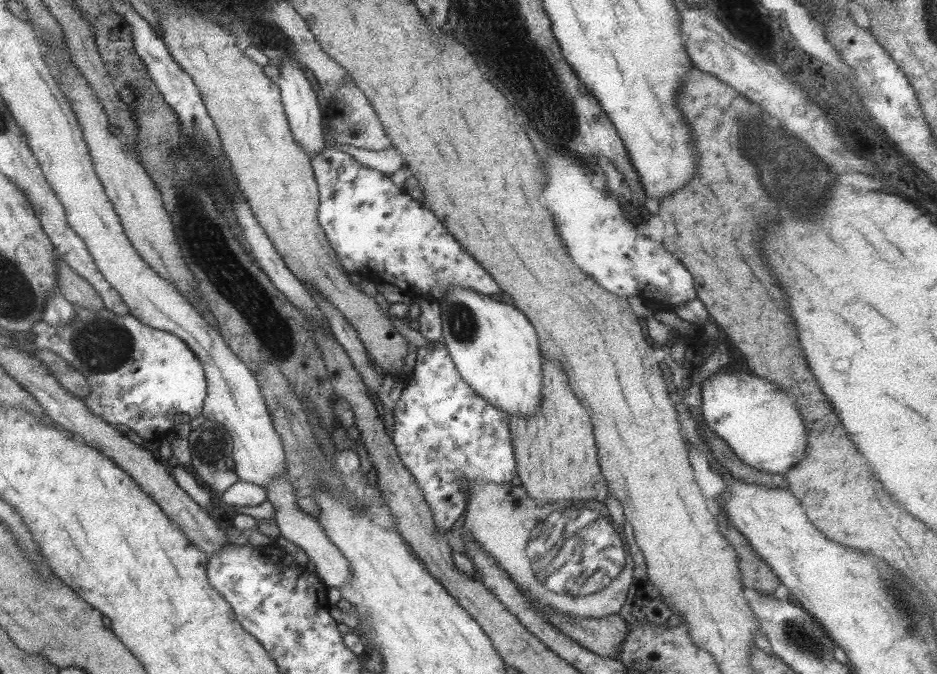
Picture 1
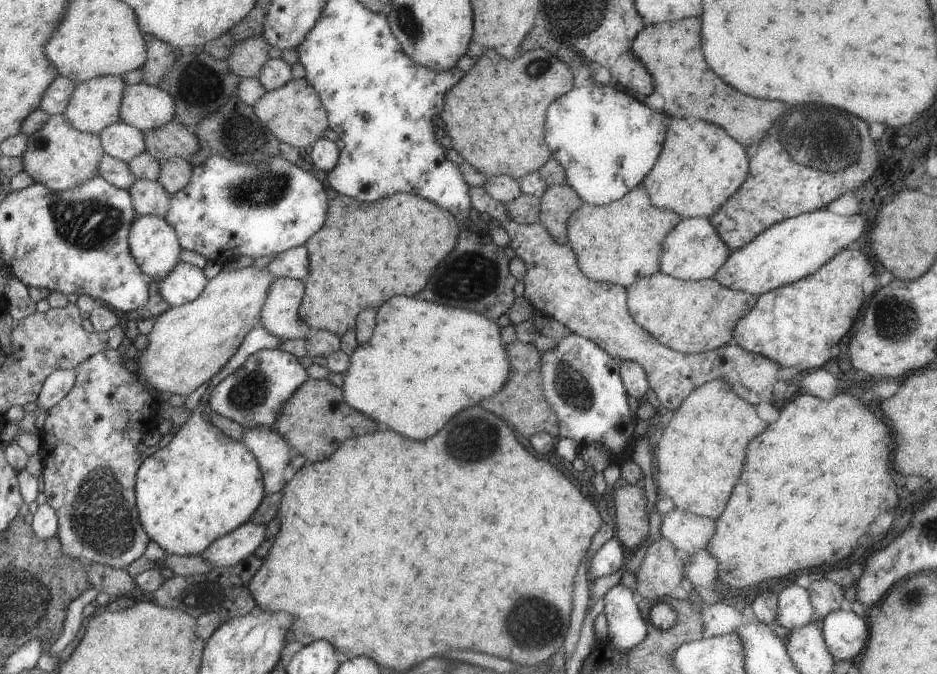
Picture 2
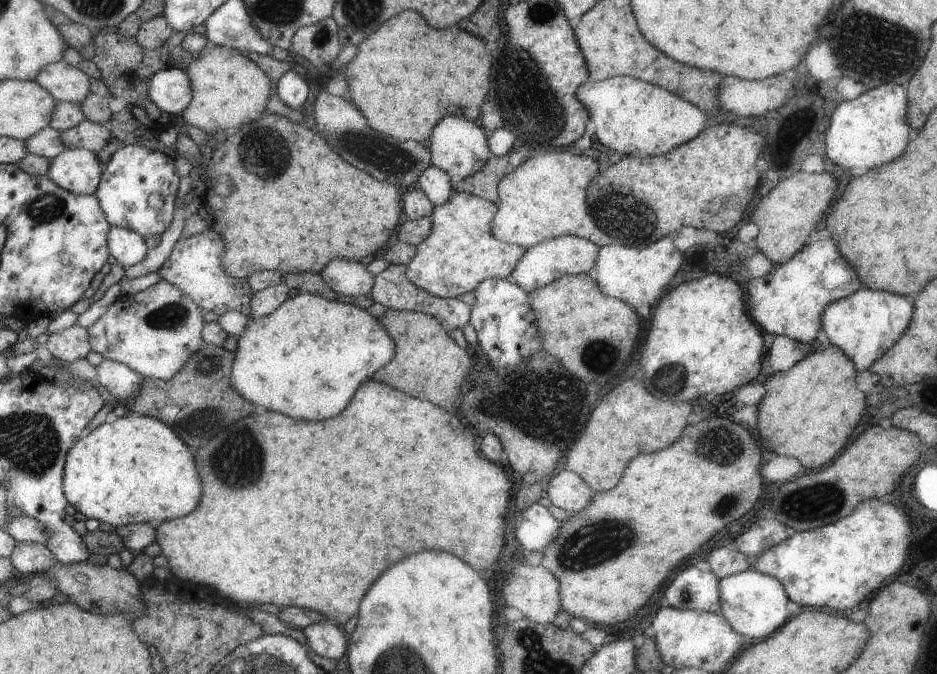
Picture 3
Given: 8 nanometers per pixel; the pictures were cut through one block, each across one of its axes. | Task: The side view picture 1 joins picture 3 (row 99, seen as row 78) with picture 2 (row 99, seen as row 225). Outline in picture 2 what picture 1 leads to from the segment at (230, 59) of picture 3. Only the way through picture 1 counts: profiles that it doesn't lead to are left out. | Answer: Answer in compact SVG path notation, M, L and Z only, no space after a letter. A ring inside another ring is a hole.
M306 78L292 79L282 88L266 91L253 108L278 140L300 148L304 154L313 146L314 140L320 138L322 132L330 126L329 112L322 104L321 96Z

